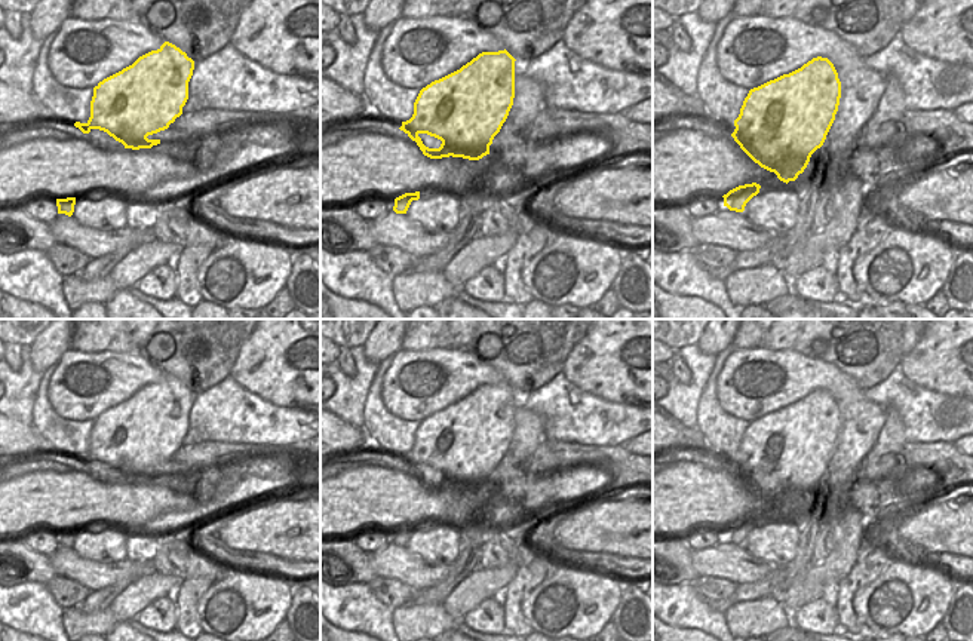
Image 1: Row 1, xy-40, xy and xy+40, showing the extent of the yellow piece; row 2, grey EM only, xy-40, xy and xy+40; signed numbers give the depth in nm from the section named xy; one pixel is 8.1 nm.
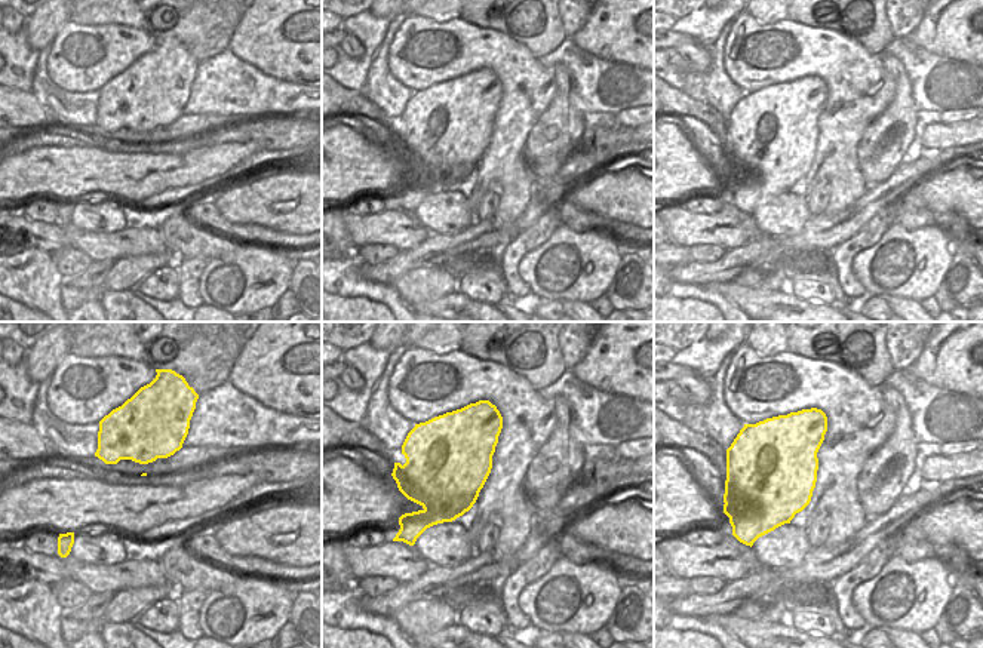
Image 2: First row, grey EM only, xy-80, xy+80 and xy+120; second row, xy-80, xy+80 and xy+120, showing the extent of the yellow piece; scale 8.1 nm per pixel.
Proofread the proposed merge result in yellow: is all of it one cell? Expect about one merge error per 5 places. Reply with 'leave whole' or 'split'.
leave whole

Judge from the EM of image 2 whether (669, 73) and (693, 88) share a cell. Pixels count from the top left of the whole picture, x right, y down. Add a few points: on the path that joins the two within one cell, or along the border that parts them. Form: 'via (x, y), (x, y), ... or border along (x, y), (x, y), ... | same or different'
border along (669, 63), (684, 74), (682, 89) | different

